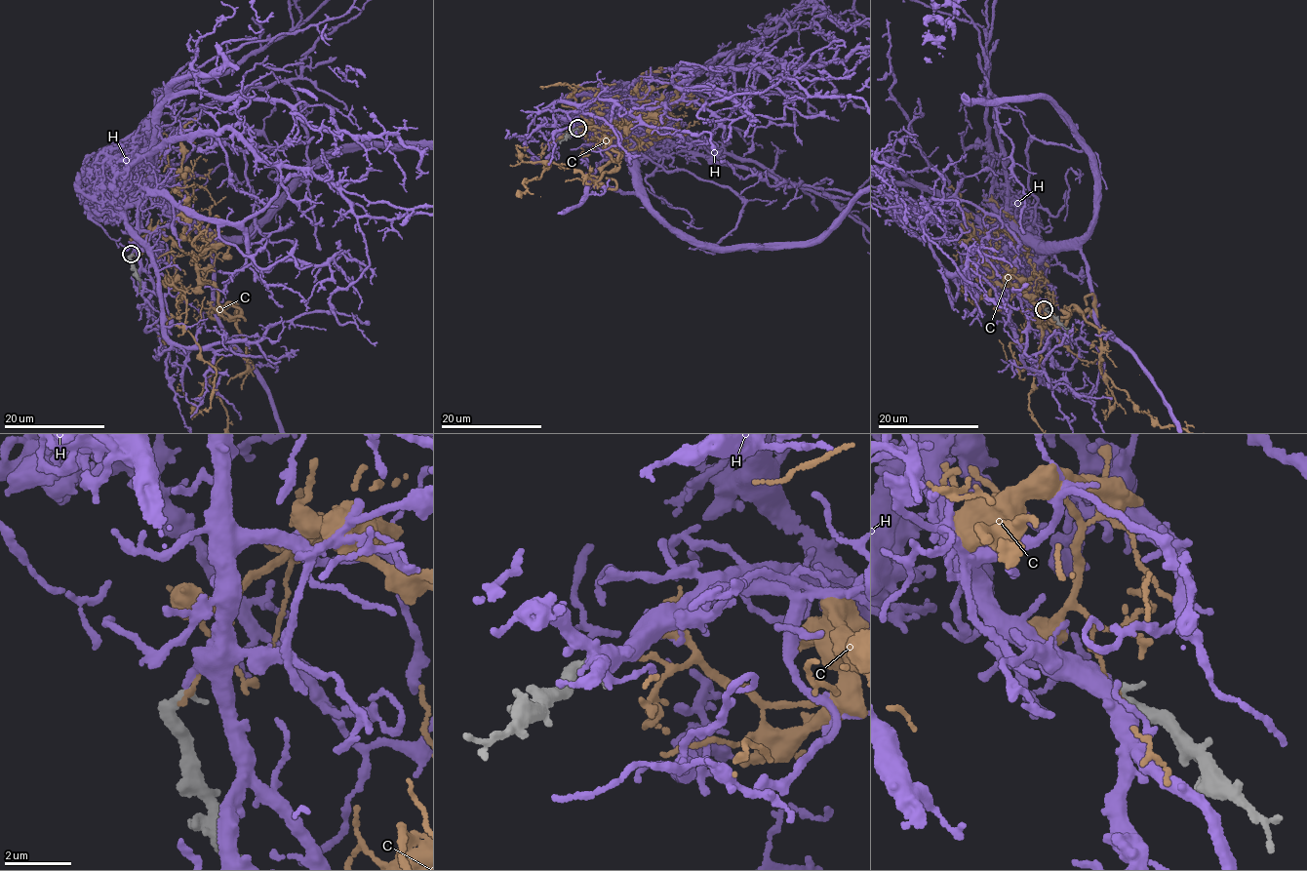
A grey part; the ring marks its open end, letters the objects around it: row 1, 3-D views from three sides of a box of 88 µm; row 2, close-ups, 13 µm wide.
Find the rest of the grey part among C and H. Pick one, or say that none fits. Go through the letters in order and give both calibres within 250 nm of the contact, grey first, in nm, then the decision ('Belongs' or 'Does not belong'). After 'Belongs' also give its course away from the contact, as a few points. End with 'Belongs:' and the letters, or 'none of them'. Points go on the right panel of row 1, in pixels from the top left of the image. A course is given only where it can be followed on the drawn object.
C: Thickness 400 nm (grey) against 160 nm. Does not belong
H: Thickness 340 nm (grey) against 240 nm. Belongs
Belongs: H

